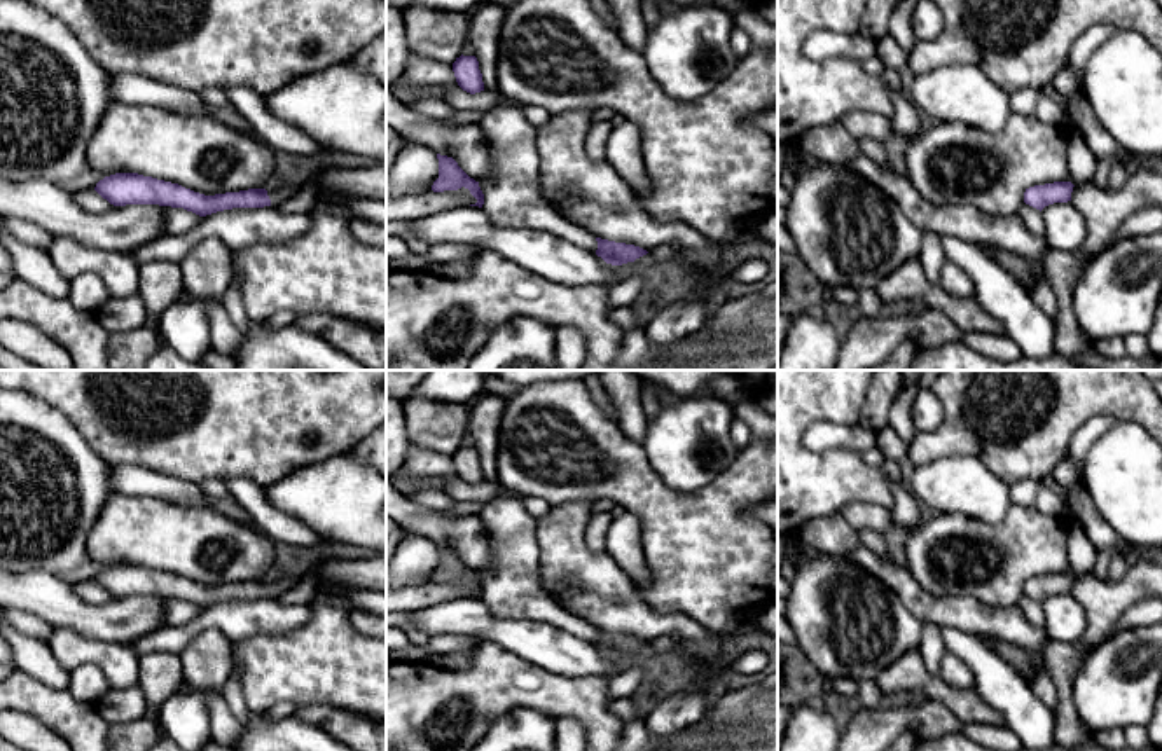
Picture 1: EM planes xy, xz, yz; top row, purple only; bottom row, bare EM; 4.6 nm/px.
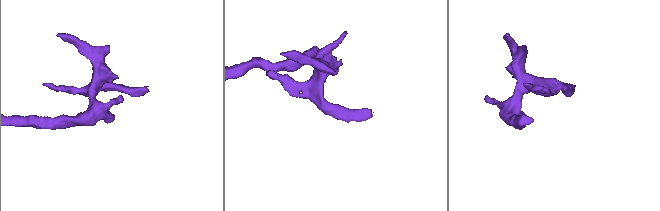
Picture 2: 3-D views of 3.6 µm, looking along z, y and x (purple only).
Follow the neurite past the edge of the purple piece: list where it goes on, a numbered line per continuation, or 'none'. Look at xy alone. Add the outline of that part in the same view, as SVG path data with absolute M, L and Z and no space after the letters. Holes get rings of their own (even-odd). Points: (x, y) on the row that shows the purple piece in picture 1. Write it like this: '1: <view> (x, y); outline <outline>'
1: xy (276, 196); outline M283 187L283 189L267 190L271 206L280 206L281 203L285 203L292 196L295 196L297 190L299 190L299 187Z

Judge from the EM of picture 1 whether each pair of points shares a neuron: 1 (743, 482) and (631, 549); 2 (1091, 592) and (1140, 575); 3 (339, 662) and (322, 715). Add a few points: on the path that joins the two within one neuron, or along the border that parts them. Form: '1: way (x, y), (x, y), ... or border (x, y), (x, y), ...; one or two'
1: border (626, 512), (640, 524), (643, 573), (635, 580); two
2: way (1103, 592), (1122, 592), (1127, 587); one
3: border (297, 706), (336, 706), (357, 713), (364, 720); two

